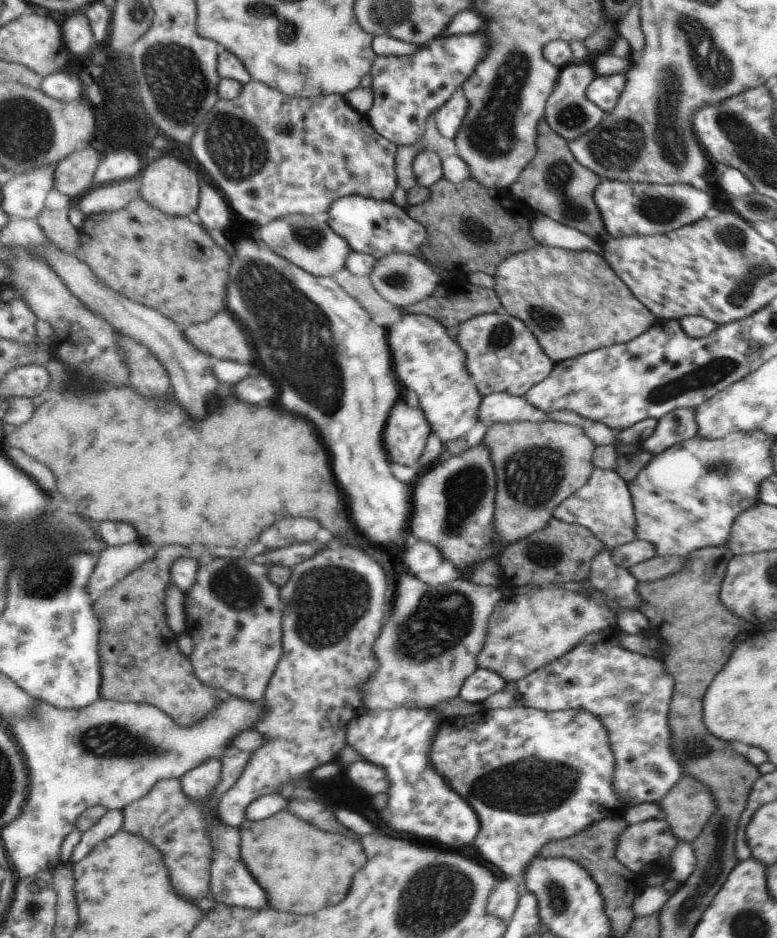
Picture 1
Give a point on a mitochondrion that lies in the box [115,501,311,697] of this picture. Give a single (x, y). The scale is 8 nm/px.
(236, 589)

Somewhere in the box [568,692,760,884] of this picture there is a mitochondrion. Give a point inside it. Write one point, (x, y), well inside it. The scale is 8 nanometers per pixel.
(694, 751)

